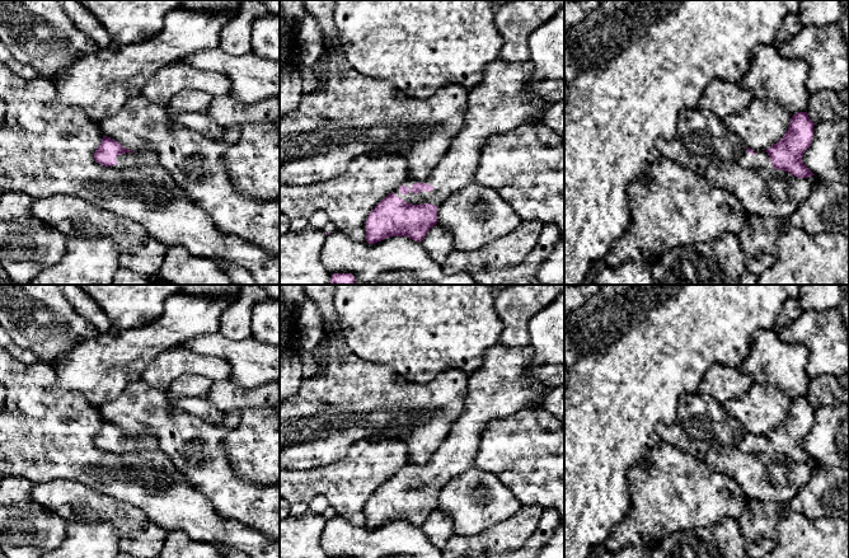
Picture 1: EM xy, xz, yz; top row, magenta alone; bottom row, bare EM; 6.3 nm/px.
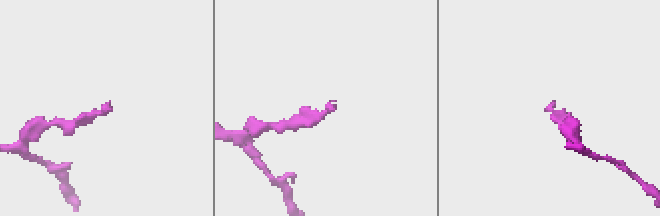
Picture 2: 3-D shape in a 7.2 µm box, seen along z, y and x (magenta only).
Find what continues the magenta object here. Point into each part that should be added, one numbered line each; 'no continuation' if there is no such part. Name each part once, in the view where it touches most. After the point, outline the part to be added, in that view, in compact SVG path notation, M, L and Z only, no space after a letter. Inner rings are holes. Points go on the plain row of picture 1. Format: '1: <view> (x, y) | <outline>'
1: xz (500, 387) | M498 342L489 348L482 366L468 376L468 395L463 413L451 426L447 437L432 454L430 461L426 465L416 465L408 461L402 470L407 470L409 477L402 479L399 474L395 474L393 478L407 488L432 488L438 491L449 480L473 466L482 432L486 430L488 422L493 418L506 417L526 409L536 398L536 390L540 386L526 375L526 369L530 366L531 358L533 347L530 344L525 347L508 347ZM413 468L427 468L435 473L431 477L412 478L411 473Z

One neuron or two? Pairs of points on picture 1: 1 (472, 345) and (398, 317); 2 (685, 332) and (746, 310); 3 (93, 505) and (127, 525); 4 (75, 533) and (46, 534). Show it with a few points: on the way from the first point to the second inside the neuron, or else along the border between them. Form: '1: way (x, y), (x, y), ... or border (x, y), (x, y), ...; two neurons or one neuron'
1: way (454, 327), (442, 317), (416, 317); one neuron
2: way (700, 317), (707, 310), (731, 310); one neuron
3: way (102, 509), (113, 511), (118, 516); one neuron
4: border (69, 523), (65, 530), (65, 539), (60, 544); two neurons

